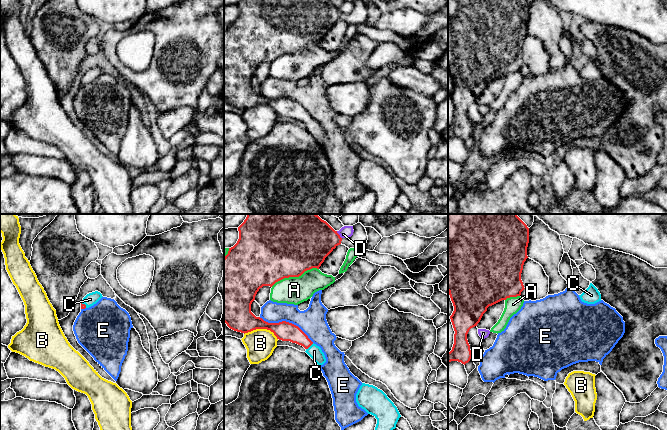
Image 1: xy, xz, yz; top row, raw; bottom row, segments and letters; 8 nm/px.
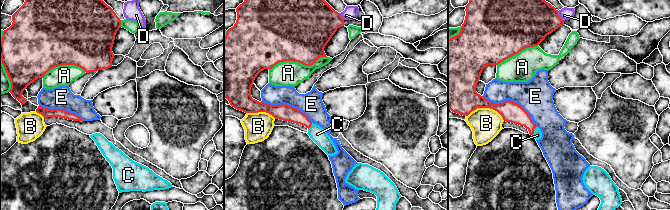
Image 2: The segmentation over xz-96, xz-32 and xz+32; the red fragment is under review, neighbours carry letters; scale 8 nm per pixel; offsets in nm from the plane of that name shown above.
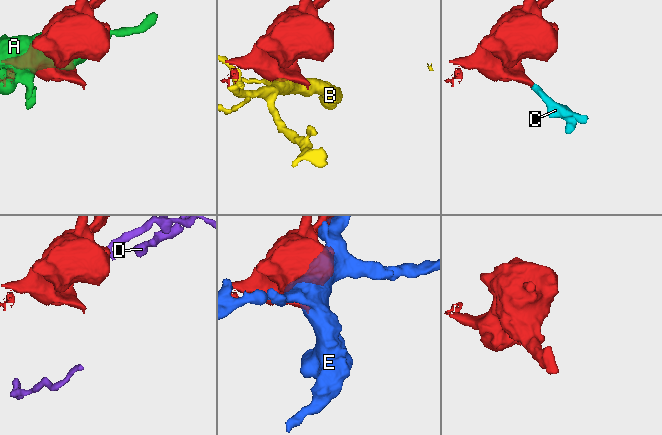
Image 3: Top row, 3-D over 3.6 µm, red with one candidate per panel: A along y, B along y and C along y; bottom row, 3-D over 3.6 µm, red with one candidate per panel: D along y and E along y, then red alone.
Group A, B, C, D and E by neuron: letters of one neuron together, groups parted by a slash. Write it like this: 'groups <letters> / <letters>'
groups A / B / C / D / E

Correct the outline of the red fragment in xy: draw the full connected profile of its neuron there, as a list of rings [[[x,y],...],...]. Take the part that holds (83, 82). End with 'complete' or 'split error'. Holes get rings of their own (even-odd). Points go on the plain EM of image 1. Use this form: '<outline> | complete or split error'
[[[98,67],[87,70],[81,78],[81,85],[85,85],[85,84],[89,84],[89,83],[93,82],[102,73],[103,73],[102,70]]] | split error

